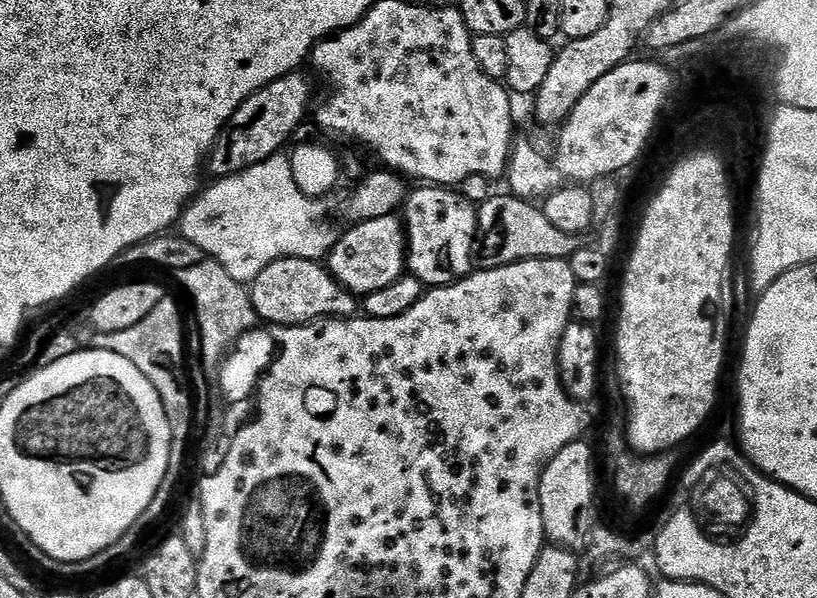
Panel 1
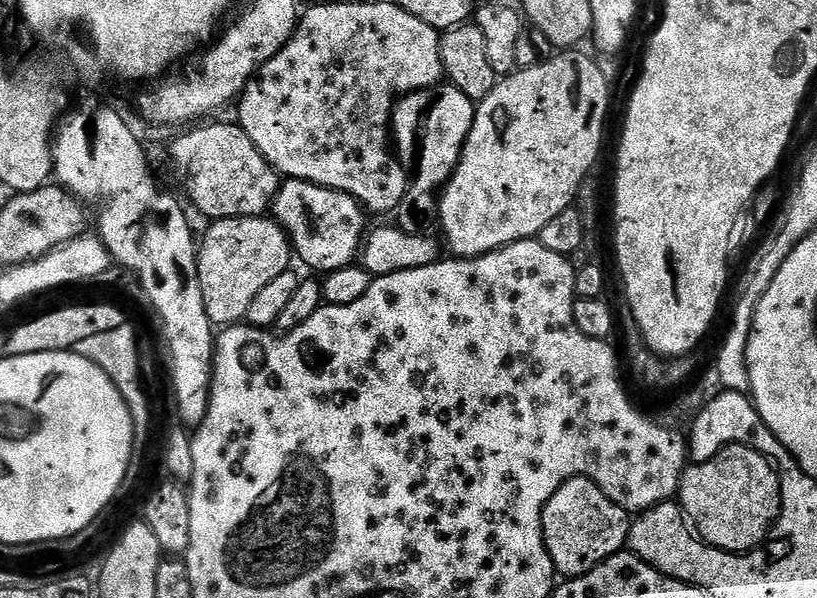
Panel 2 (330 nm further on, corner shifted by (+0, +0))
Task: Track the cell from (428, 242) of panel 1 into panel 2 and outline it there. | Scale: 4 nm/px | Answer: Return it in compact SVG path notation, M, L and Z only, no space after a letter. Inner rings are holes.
M285 179L280 185L278 194L276 195L275 202L272 203L270 209L271 215L274 217L277 224L284 227L284 233L288 236L288 241L292 244L293 253L301 260L308 268L313 268L314 271L320 272L316 274L327 274L334 270L342 270L343 268L353 267L357 263L360 249L364 243L364 237L366 235L366 227L364 228L364 216L366 217L365 209L359 202L356 201L353 196L346 194L345 192L339 192L338 190L330 190L326 186L318 186L317 184L311 184L305 180L290 180Z

